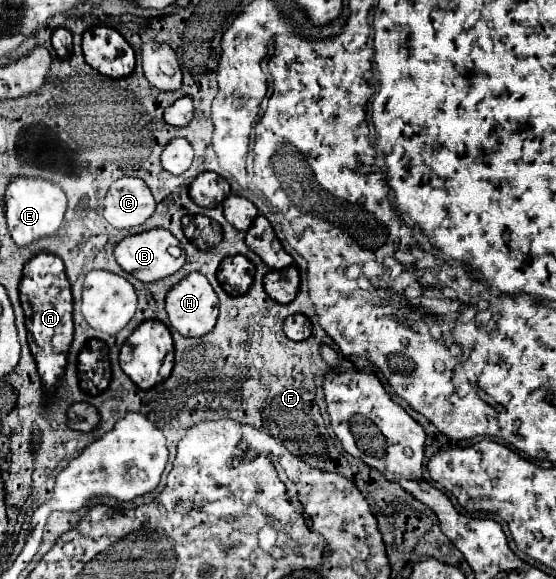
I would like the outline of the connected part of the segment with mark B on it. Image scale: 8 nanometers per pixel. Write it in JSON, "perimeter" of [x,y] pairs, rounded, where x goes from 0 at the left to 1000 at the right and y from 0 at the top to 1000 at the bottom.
{"perimeter":[[[277,394],[255,404],[241,404],[223,411],[219,418],[212,418],[205,439],[209,439],[209,453],[241,480],[255,484],[255,487],[277,487],[277,484],[291,484],[302,473],[317,473],[331,456],[335,456],[335,439],[327,435],[324,446],[313,446],[302,428],[306,425],[324,425],[324,418],[309,408],[309,401],[291,397],[291,394]]]}

